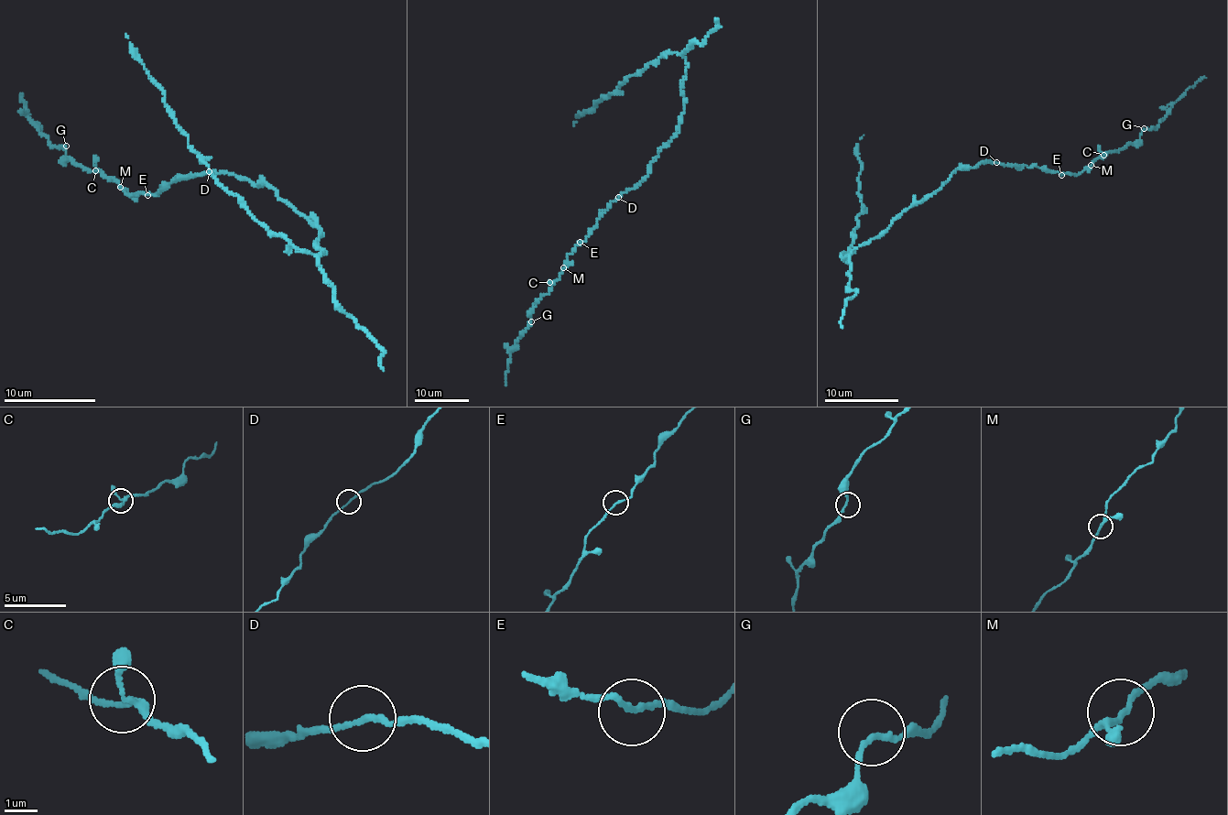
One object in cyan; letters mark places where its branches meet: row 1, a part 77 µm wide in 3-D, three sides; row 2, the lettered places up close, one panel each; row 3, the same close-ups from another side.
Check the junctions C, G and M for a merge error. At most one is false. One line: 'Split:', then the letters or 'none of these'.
Split: none of these

